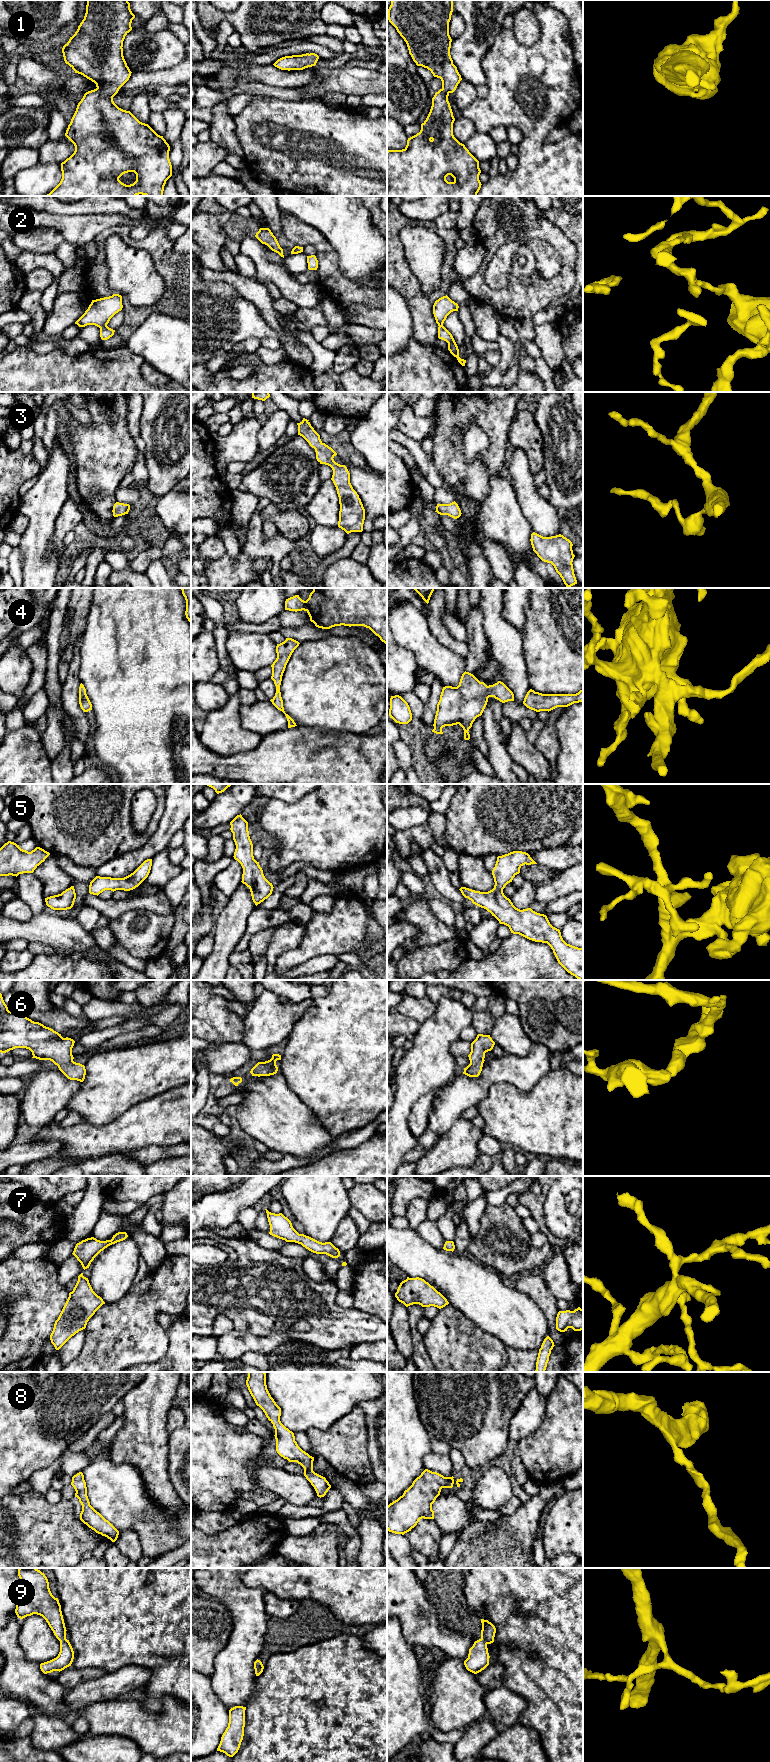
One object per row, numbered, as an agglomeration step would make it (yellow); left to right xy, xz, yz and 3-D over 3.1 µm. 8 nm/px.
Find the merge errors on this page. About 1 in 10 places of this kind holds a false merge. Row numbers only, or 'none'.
none

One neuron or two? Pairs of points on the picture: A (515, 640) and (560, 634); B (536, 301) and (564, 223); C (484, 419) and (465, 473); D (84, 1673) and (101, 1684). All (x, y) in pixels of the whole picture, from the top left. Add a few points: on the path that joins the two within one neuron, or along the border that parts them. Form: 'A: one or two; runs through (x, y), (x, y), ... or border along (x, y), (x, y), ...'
A: two; border along (522, 634), (522, 647), (526, 662)
B: two; border along (542, 216), (555, 225), (572, 242)
C: one; runs through (495, 437), (494, 459), (488, 469), (483, 470)
D: two; border along (89, 1678), (75, 1685), (70, 1690)

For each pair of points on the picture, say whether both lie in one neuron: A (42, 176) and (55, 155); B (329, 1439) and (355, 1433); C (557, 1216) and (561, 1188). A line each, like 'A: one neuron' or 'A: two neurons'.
A: two neurons
B: one neuron
C: one neuron

